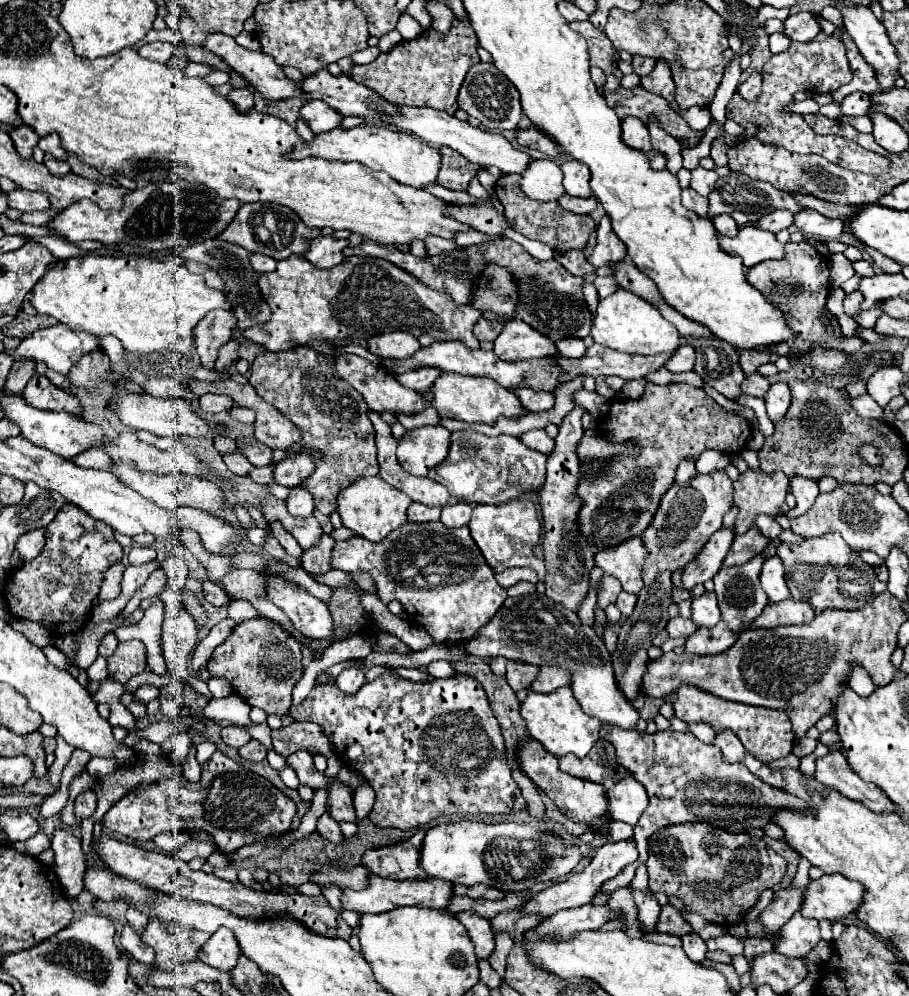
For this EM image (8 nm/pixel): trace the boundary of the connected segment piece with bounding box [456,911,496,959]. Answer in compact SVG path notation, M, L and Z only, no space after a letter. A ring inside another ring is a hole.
M464 911L464 913L458 913L456 915L458 921L466 927L470 939L474 941L476 945L476 955L480 959L488 959L496 945L494 945L494 933L492 933L492 927L490 927L490 921L472 913L472 911Z

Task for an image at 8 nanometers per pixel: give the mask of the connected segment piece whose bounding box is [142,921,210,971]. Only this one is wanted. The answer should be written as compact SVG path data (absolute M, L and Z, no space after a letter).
M150 921L142 941L156 951L156 967L160 971L172 971L184 963L196 961L200 947L210 939L204 931L168 933L160 921Z

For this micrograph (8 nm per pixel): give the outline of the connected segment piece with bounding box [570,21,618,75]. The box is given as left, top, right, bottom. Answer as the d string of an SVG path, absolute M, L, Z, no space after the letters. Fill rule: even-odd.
M576 21L576 23L570 23L570 27L588 41L590 65L600 67L606 75L610 75L614 69L612 61L618 61L618 53L612 47L610 39L600 29L596 29L590 21Z

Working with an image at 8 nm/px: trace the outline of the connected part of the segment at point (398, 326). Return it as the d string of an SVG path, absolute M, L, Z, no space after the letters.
M292 255L284 261L280 261L276 271L260 273L256 279L256 285L260 289L260 295L268 303L272 317L270 317L270 321L266 321L262 325L244 329L242 337L262 345L266 351L286 351L292 347L306 345L308 341L324 341L324 339L330 339L330 341L352 339L352 337L366 339L376 333L388 333L388 331L406 331L406 333L412 333L414 337L428 333L436 341L460 339L470 349L480 349L480 343L472 333L476 321L480 319L480 311L476 311L470 305L462 305L462 307L454 305L450 295L438 293L438 291L422 285L410 273L398 269L396 265L392 265L384 259L346 257L340 265L332 267L332 269L316 269L302 255Z

